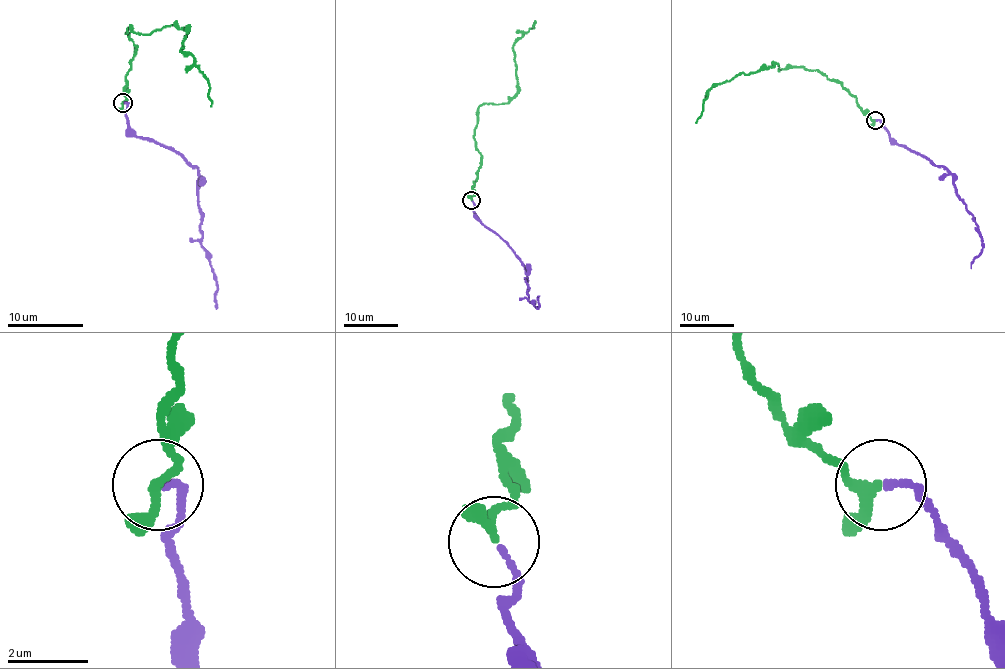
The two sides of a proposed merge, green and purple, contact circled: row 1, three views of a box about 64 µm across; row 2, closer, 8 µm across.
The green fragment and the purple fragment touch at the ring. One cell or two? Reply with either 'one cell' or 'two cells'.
one cell

